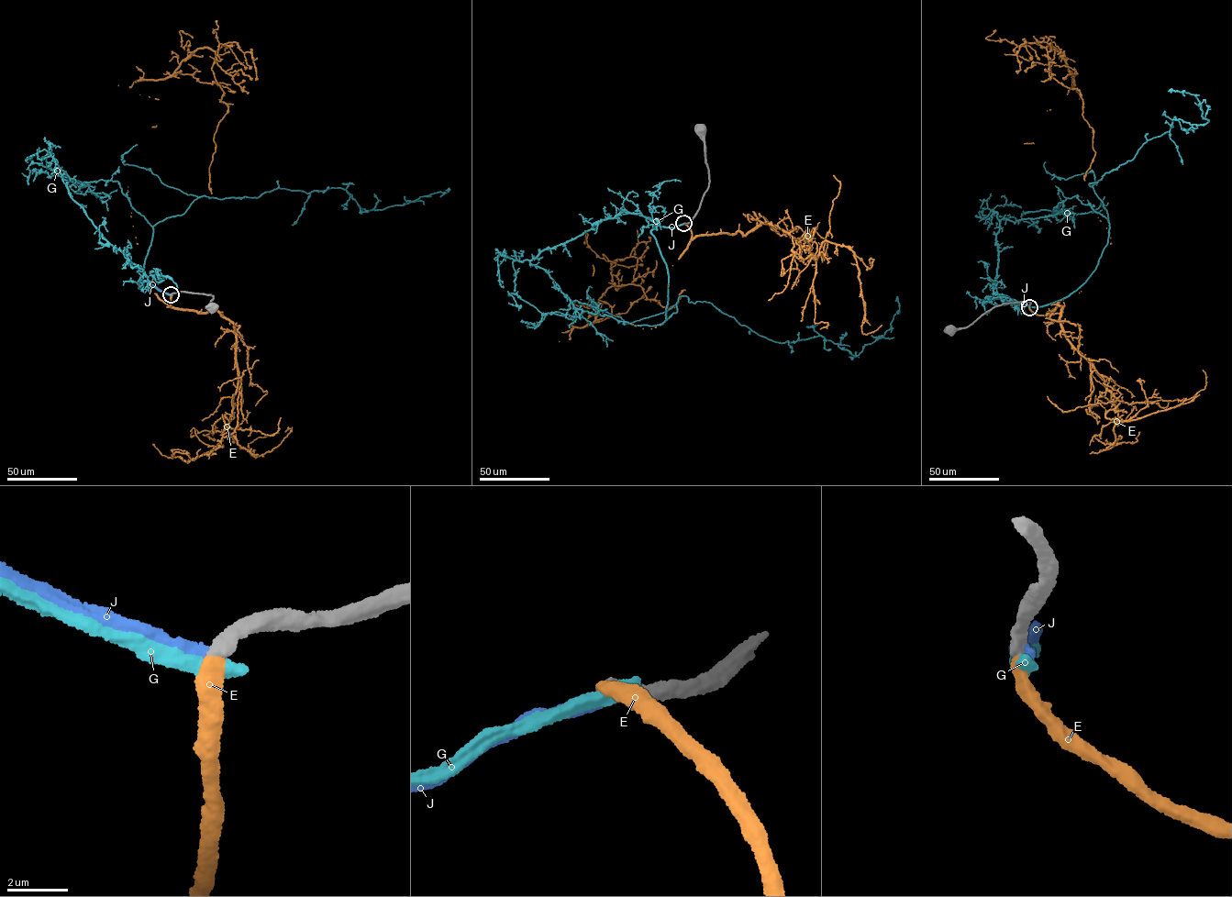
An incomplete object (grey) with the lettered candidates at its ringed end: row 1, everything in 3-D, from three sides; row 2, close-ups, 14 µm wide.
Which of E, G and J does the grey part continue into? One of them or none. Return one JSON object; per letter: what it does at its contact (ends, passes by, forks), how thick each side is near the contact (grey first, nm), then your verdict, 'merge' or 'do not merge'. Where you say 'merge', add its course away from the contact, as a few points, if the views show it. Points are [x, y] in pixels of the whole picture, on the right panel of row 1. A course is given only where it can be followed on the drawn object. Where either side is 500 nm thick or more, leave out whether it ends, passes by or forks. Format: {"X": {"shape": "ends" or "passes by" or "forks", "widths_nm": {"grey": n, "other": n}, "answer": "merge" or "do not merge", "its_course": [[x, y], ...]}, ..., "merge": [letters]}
{"E": {"widths_nm": {"grey": 500, "other": 460}, "answer": "merge", "its_course": [[1029, 307], [1048, 315], [1081, 291], [1098, 217], [1082, 196], [1093, 128], [1048, 46], [1078, 73], [1066, 78]]}, "G": {"widths_nm": {"grey": 500, "other": 550}, "answer": "do not merge"}, "J": {"widths_nm": {"grey": 550, "other": 460}, "answer": "do not merge"}, "merge": ["E"]}

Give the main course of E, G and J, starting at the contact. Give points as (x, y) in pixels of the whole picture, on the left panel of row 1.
E: (171, 294), (167, 307), (139, 283), (127, 186), (208, 184), (227, 107), (215, 52), (170, 76), (228, 91)
G: (172, 294), (145, 281), (138, 288), (152, 227), (182, 215), (198, 197), (340, 188), (367, 211), (448, 192)
J: (172, 294), (151, 283)

